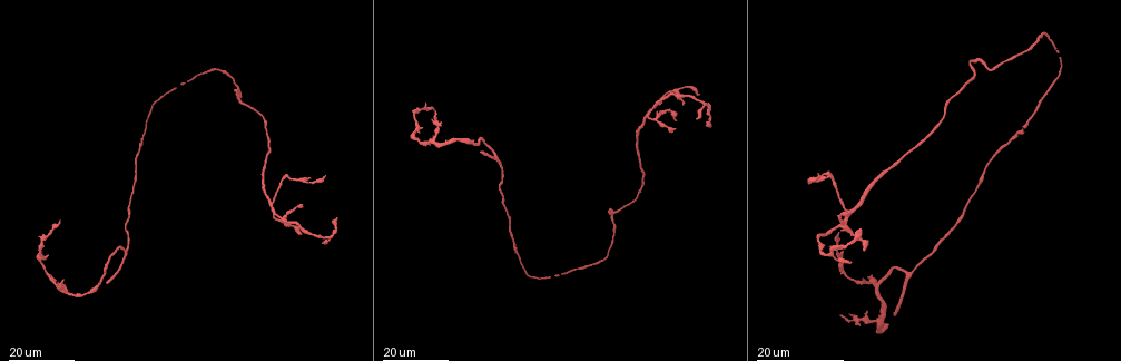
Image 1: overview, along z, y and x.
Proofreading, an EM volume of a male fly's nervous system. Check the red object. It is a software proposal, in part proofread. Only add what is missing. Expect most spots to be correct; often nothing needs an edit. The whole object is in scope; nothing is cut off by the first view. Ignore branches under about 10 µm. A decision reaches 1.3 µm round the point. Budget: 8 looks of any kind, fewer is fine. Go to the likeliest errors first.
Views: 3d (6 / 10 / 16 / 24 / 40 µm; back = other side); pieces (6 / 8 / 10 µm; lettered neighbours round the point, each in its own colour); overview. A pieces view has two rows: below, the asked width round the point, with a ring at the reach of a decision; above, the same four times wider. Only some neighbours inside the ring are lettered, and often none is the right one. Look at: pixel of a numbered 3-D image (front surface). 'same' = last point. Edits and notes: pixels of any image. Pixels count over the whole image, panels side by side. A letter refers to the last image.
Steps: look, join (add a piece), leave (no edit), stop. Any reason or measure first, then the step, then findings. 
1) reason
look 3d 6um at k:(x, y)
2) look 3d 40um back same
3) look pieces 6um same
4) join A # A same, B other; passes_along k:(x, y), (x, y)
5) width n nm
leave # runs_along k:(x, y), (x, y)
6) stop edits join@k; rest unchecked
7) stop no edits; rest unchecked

look 3d 24um at 1:(60, 223)

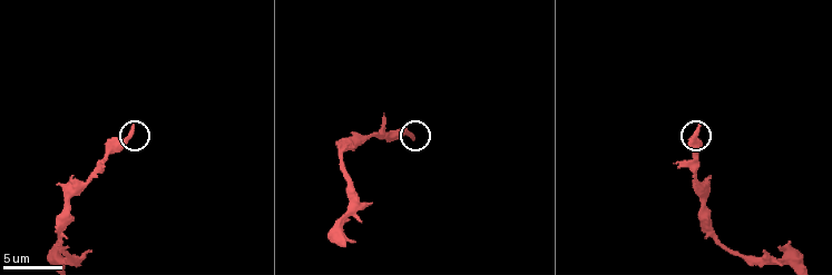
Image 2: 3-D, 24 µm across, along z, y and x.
look pieces 10um at 2:(131, 125)

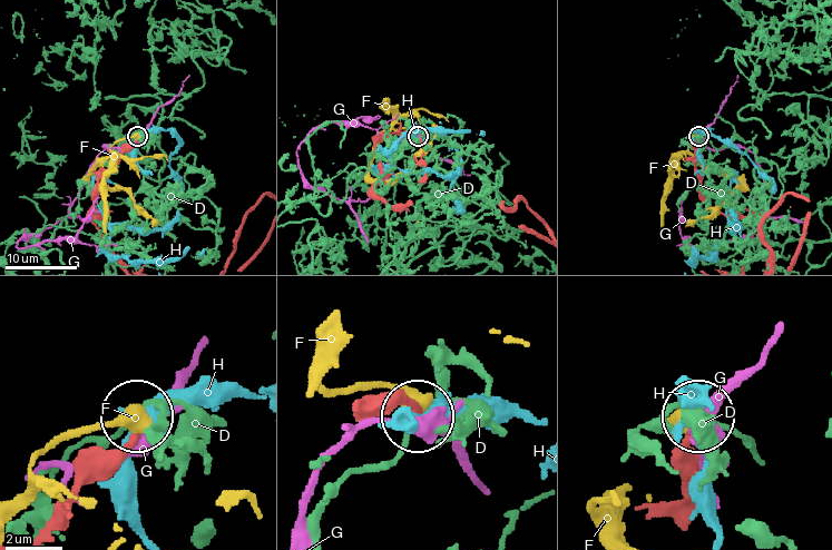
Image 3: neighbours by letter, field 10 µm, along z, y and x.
leave # D other, F other, G other, H other; none of them fits

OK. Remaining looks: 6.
free end
look 3d 24um at 1:(483, 151)

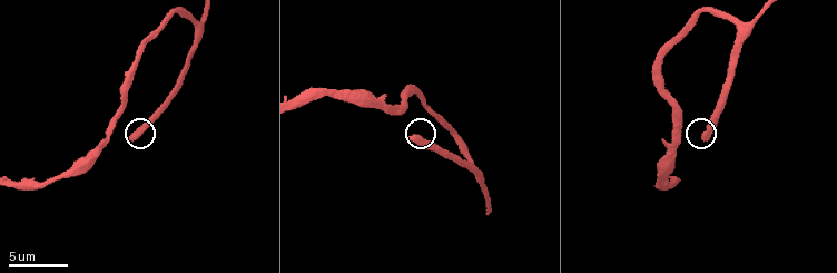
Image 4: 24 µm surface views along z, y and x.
look pieces 8um at 4:(131, 139)

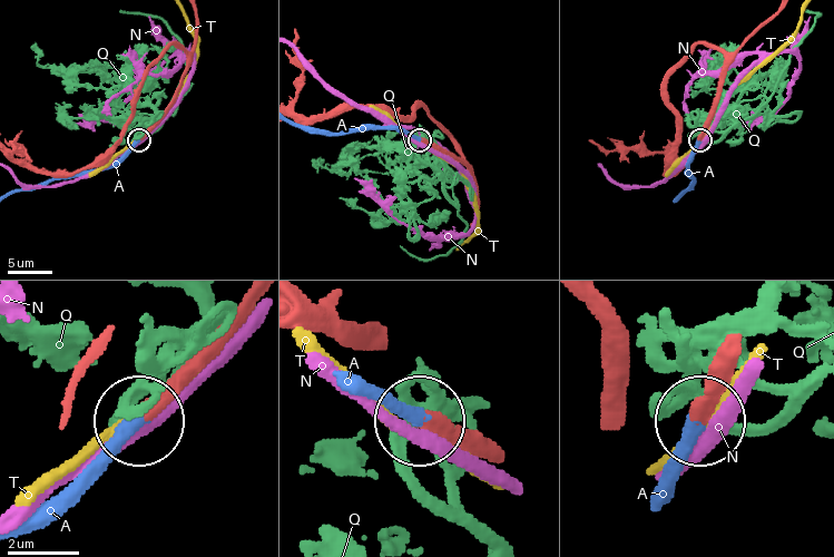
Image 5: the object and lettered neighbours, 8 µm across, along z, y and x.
join A # A same, N other, Q other, T other; passes_along 5:(739, 351), (665, 477); the cell continues

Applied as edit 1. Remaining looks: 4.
look overview

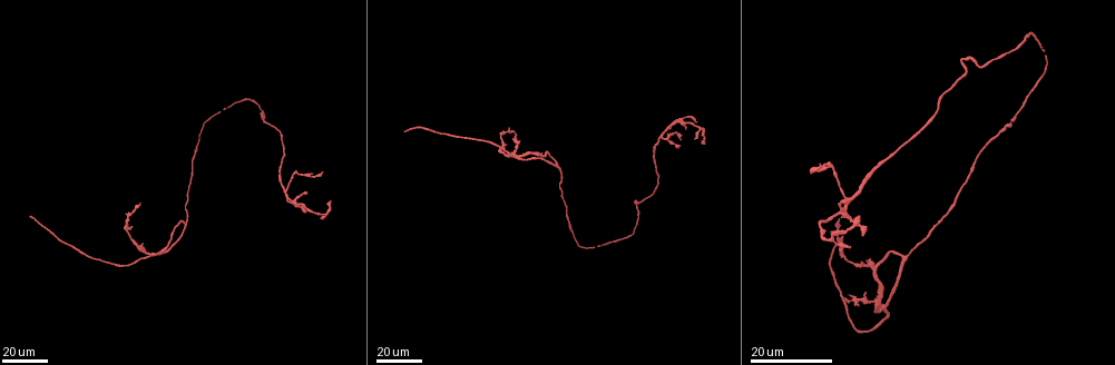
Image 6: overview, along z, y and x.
free end
look 3d 24um at 6:(402, 130)

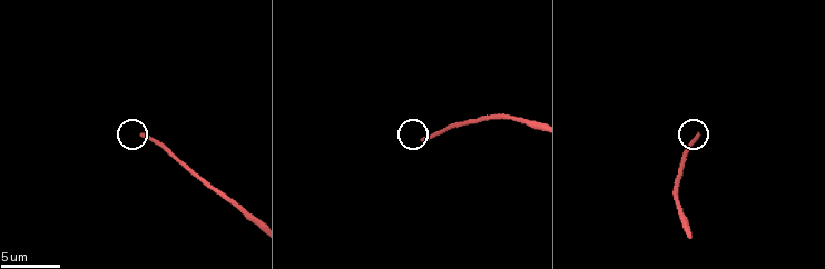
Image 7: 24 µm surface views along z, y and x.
look pieces 8um at 7:(422, 140)

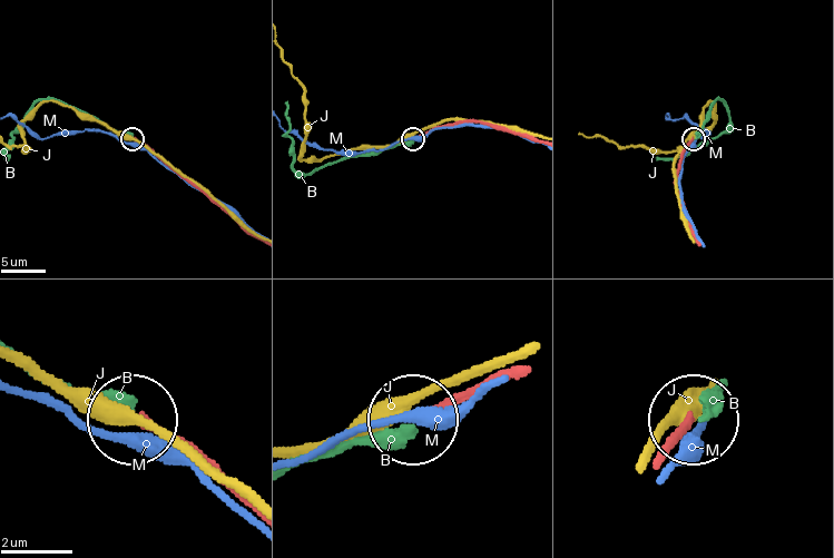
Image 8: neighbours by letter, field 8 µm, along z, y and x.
join B # B same, J other, M other; it goes on there

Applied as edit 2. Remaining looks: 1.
an open end
look pieces 10um at 2:(778, 248)

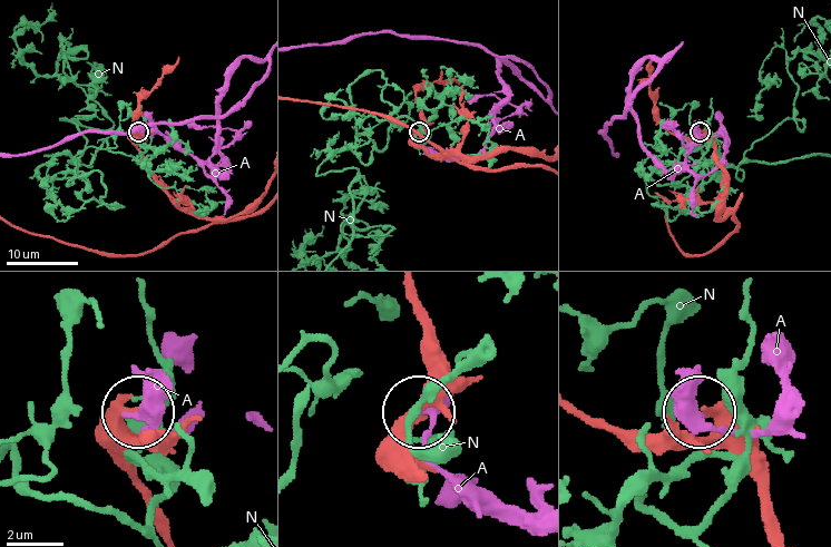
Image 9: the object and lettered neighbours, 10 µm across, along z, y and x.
width 270 nm
leave # A other, N other; no lettered piece goes on from it

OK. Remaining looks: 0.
stop edits join@5, join@8; rest unchecked

